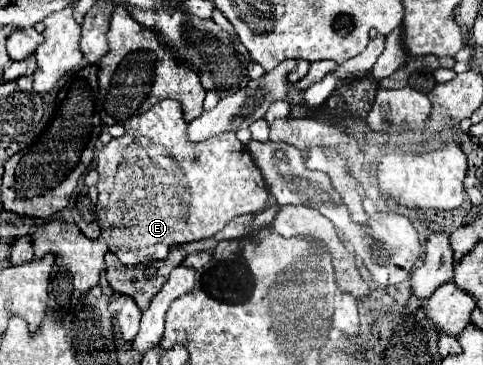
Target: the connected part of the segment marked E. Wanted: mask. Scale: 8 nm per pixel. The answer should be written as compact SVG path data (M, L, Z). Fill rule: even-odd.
M165 98L145 114L125 122L125 134L121 138L113 138L95 152L99 172L97 220L109 250L127 266L167 258L173 244L211 238L235 216L267 208L269 190L261 172L249 160L245 144L237 140L235 132L217 134L205 142L191 142L187 134L189 124L183 116L185 112L181 102Z

